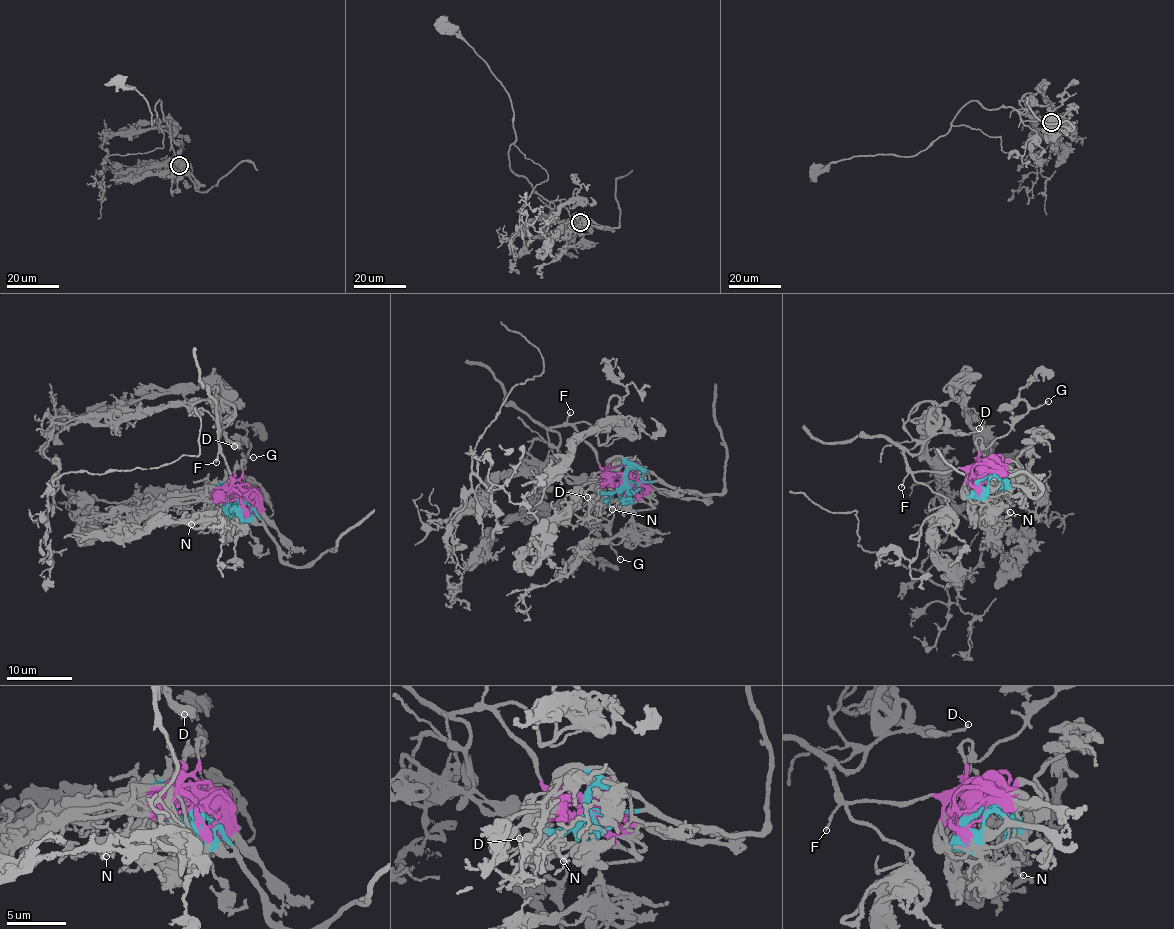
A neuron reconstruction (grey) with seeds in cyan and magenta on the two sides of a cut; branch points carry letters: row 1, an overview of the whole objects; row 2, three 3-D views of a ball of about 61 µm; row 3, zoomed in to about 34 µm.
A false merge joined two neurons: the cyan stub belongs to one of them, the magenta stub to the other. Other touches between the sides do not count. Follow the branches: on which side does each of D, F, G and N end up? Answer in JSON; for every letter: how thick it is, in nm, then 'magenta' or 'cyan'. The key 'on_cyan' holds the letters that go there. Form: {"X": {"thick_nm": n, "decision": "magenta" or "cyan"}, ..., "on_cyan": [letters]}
{"D": {"thick_nm": 180, "decision": "magenta"}, "F": {"thick_nm": 130, "decision": "magenta"}, "G": {"thick_nm": 120, "decision": "magenta"}, "N": {"thick_nm": 240, "decision": "cyan"}, "on_cyan": ["N"]}

